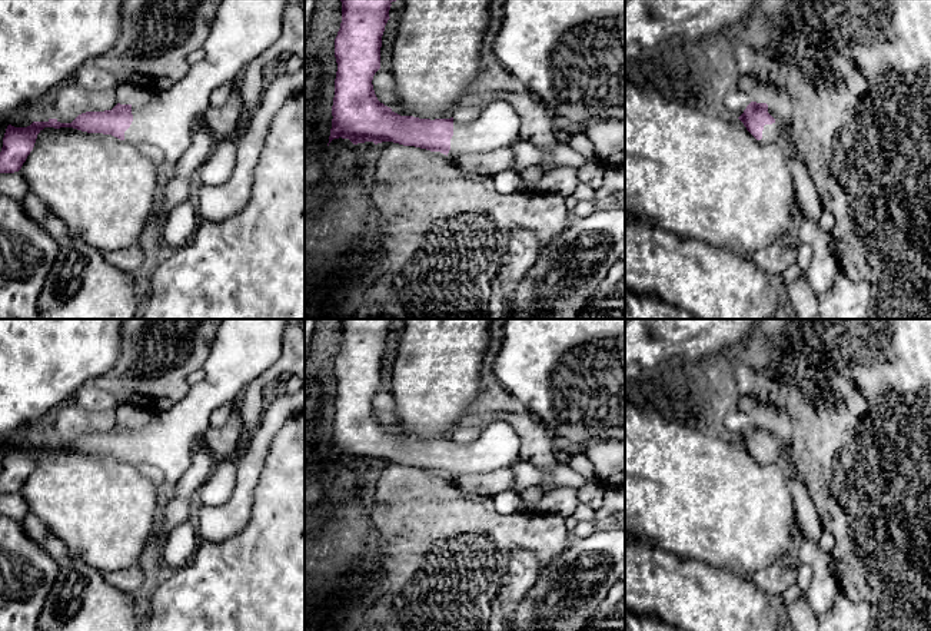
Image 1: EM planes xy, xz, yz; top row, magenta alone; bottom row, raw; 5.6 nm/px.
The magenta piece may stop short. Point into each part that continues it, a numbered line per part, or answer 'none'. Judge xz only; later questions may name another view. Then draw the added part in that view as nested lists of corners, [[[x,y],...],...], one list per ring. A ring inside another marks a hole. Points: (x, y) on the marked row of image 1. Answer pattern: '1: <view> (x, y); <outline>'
1: xz (494, 125); [[[488,99],[469,117],[453,117],[449,159],[512,147],[519,140],[521,120],[505,102]]]

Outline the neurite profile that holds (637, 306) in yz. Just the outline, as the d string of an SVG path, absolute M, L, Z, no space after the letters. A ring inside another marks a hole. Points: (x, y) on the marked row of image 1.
M625 289L625 319L698 319L689 312L662 302L652 295Z

